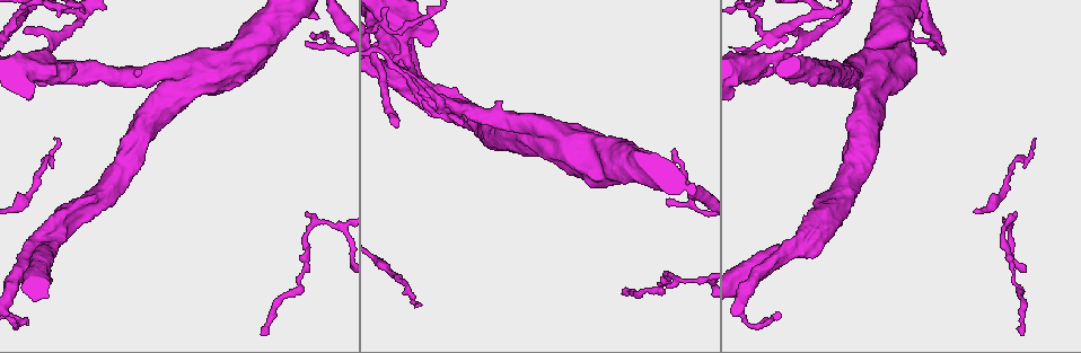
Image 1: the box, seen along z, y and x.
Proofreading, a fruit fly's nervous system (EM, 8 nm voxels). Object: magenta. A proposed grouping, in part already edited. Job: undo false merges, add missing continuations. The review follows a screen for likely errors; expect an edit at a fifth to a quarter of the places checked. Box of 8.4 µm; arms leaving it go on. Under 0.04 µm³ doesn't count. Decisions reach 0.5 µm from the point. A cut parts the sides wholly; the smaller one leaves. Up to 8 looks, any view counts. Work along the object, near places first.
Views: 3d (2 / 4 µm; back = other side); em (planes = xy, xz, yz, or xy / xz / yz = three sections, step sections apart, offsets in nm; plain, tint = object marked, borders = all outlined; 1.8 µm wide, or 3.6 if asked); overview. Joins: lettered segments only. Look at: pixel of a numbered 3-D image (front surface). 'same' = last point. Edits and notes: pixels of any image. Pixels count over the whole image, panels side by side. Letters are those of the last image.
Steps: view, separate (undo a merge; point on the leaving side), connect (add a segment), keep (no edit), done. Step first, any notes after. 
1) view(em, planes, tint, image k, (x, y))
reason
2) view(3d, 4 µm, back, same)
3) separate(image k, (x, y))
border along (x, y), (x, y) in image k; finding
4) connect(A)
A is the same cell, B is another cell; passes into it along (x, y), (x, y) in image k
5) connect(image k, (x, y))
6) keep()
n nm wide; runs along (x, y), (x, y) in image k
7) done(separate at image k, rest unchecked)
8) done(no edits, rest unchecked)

view(3d, 2 µm, image 1, (844, 14))
sharp bend

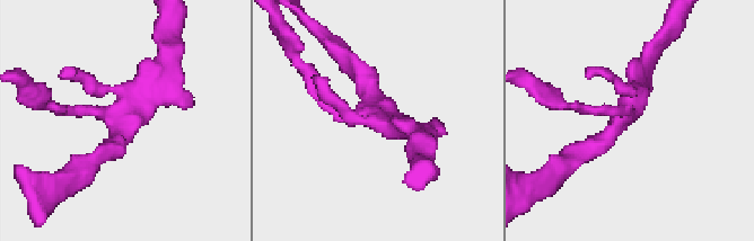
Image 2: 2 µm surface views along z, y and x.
view(em, planes, borders, image 2, (122, 117))
shape alone is not enough

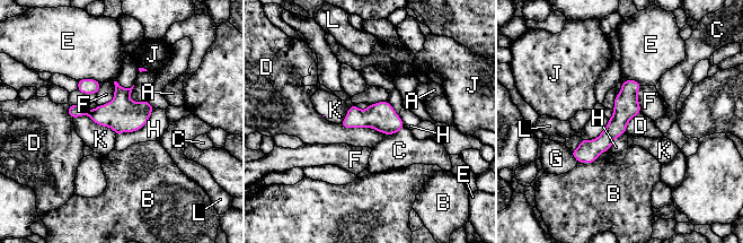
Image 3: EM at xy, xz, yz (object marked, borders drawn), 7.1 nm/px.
keep()
A, B, C, D, E, F, G, H, J, K and L are other cells; runs along (635, 84), (617, 126), (580, 159) in image 3; all the same neuron

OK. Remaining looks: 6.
view(3d, 4 µm, image 1, (667, 198))
free end

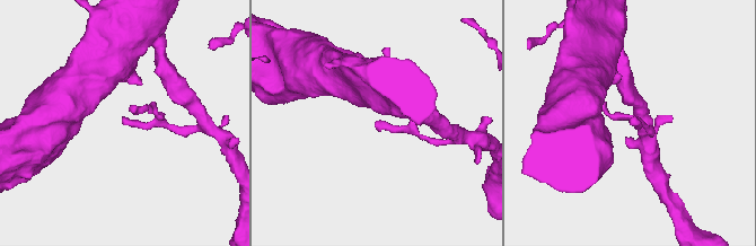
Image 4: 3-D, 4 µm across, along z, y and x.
view(em, planes, borders, image 4, (122, 119))
now the EM

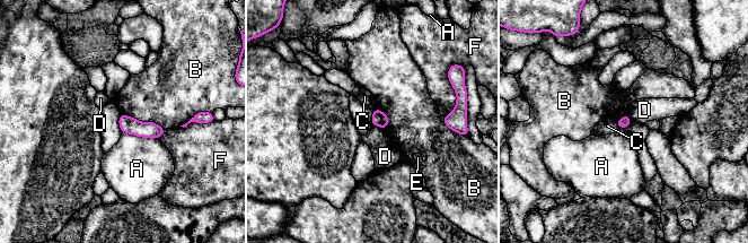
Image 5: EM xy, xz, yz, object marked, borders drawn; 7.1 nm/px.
keep()
A, B, C, D, E and F are other cells; border along (372, 123), (383, 129) in image 5; none of them fits

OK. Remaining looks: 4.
view(3d, 4 µm, image 1, (537, 128))
calibre changes

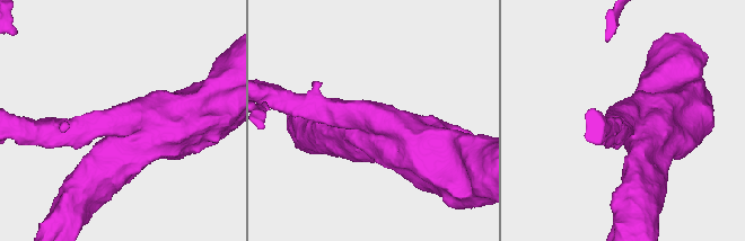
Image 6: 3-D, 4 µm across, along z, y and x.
view(em, 3.6 µm, planes, borders, image 6, (376, 120))

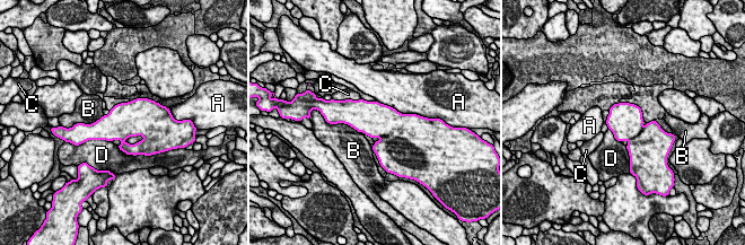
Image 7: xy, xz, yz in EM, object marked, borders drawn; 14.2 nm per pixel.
keep()
A touches over 550 nm; A, B, C and D are other cells; all the same neuron

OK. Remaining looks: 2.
done(no edits, rest unchecked)

